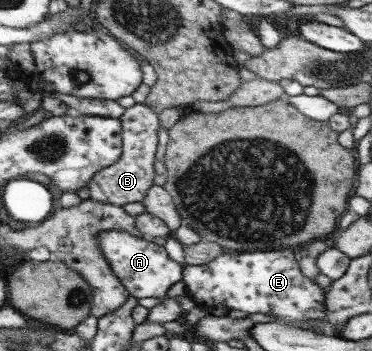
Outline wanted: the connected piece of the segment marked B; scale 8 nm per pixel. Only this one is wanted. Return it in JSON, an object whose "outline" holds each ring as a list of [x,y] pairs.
{"outline":[[[143,103],[128,107],[120,119],[123,126],[122,156],[114,164],[96,172],[87,188],[94,200],[124,206],[130,202],[142,202],[150,187],[154,186],[154,176],[163,172],[158,142],[158,128],[162,126],[159,114]]]}

